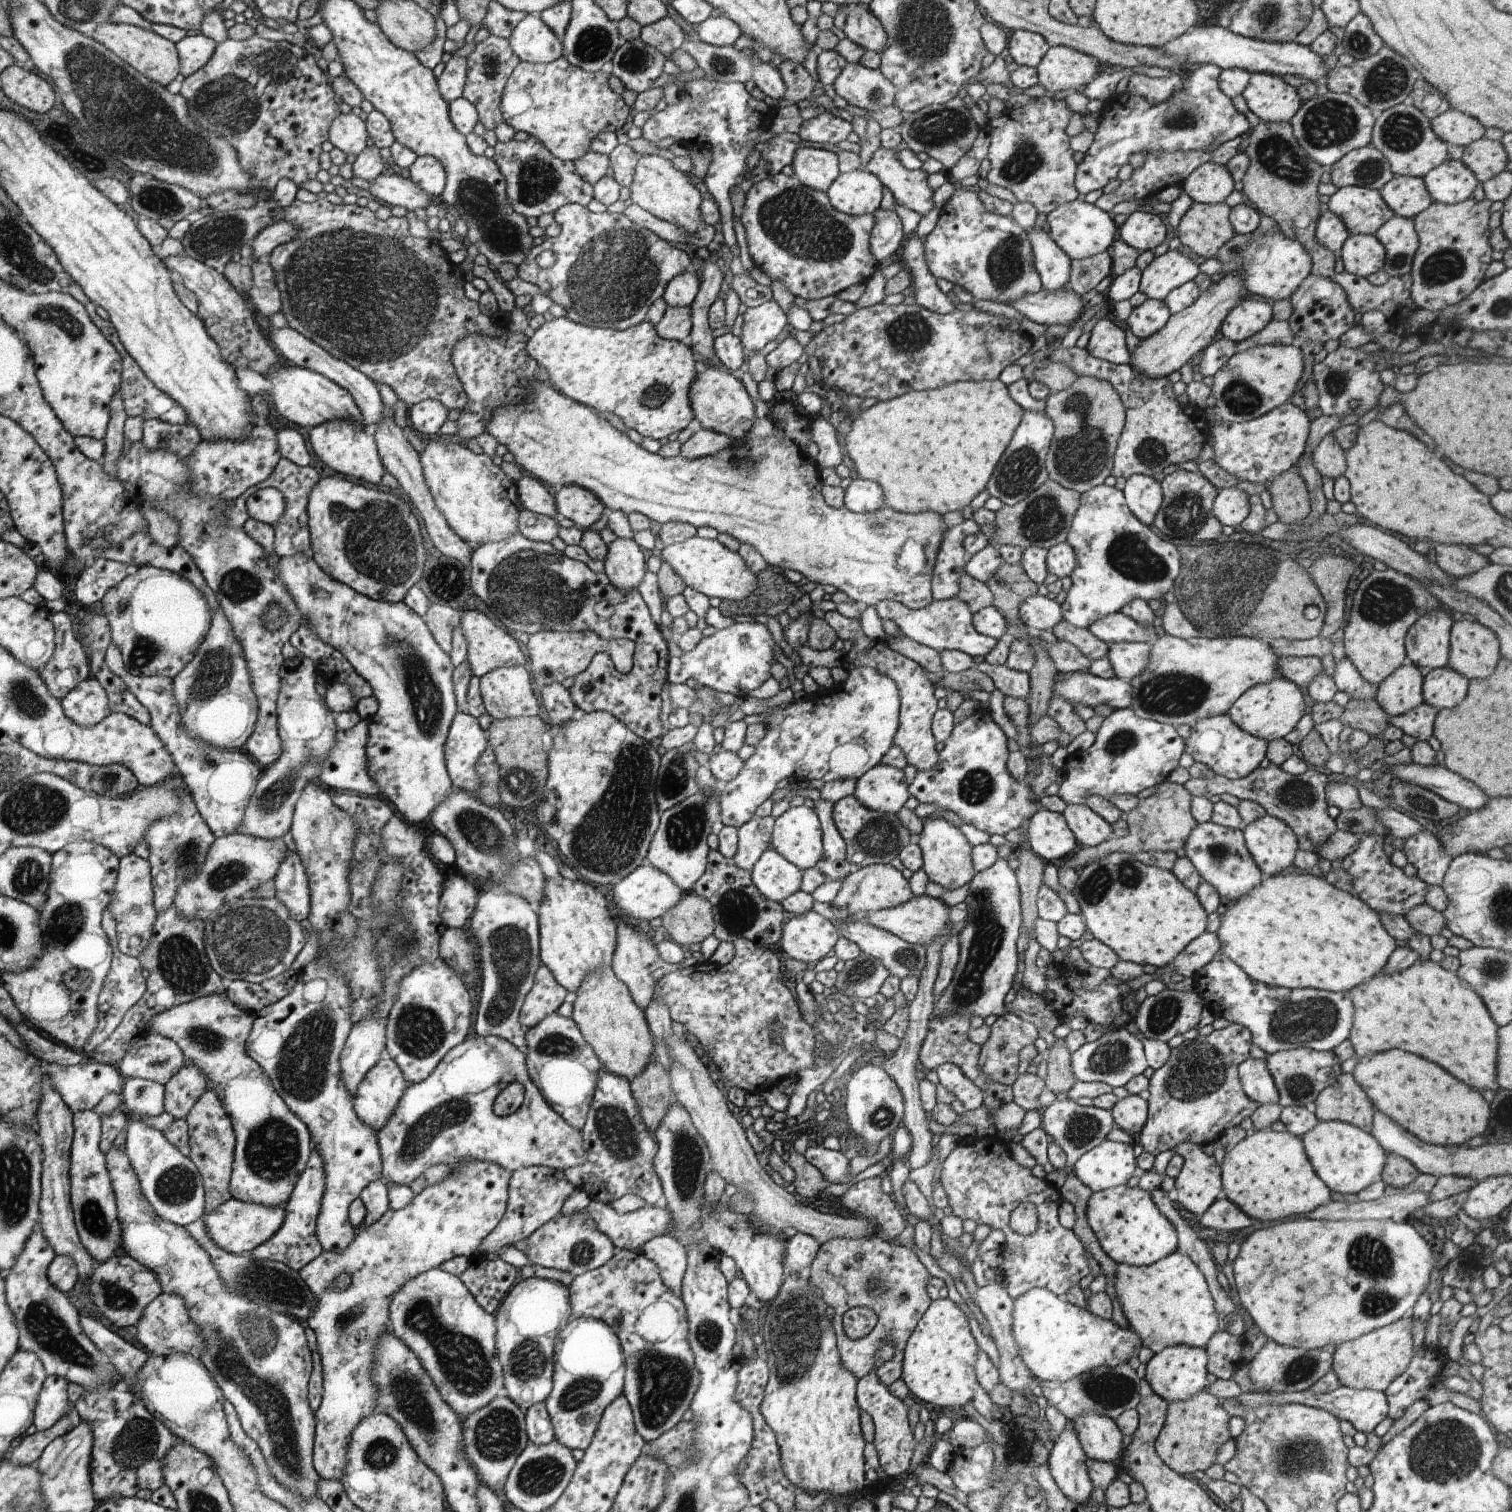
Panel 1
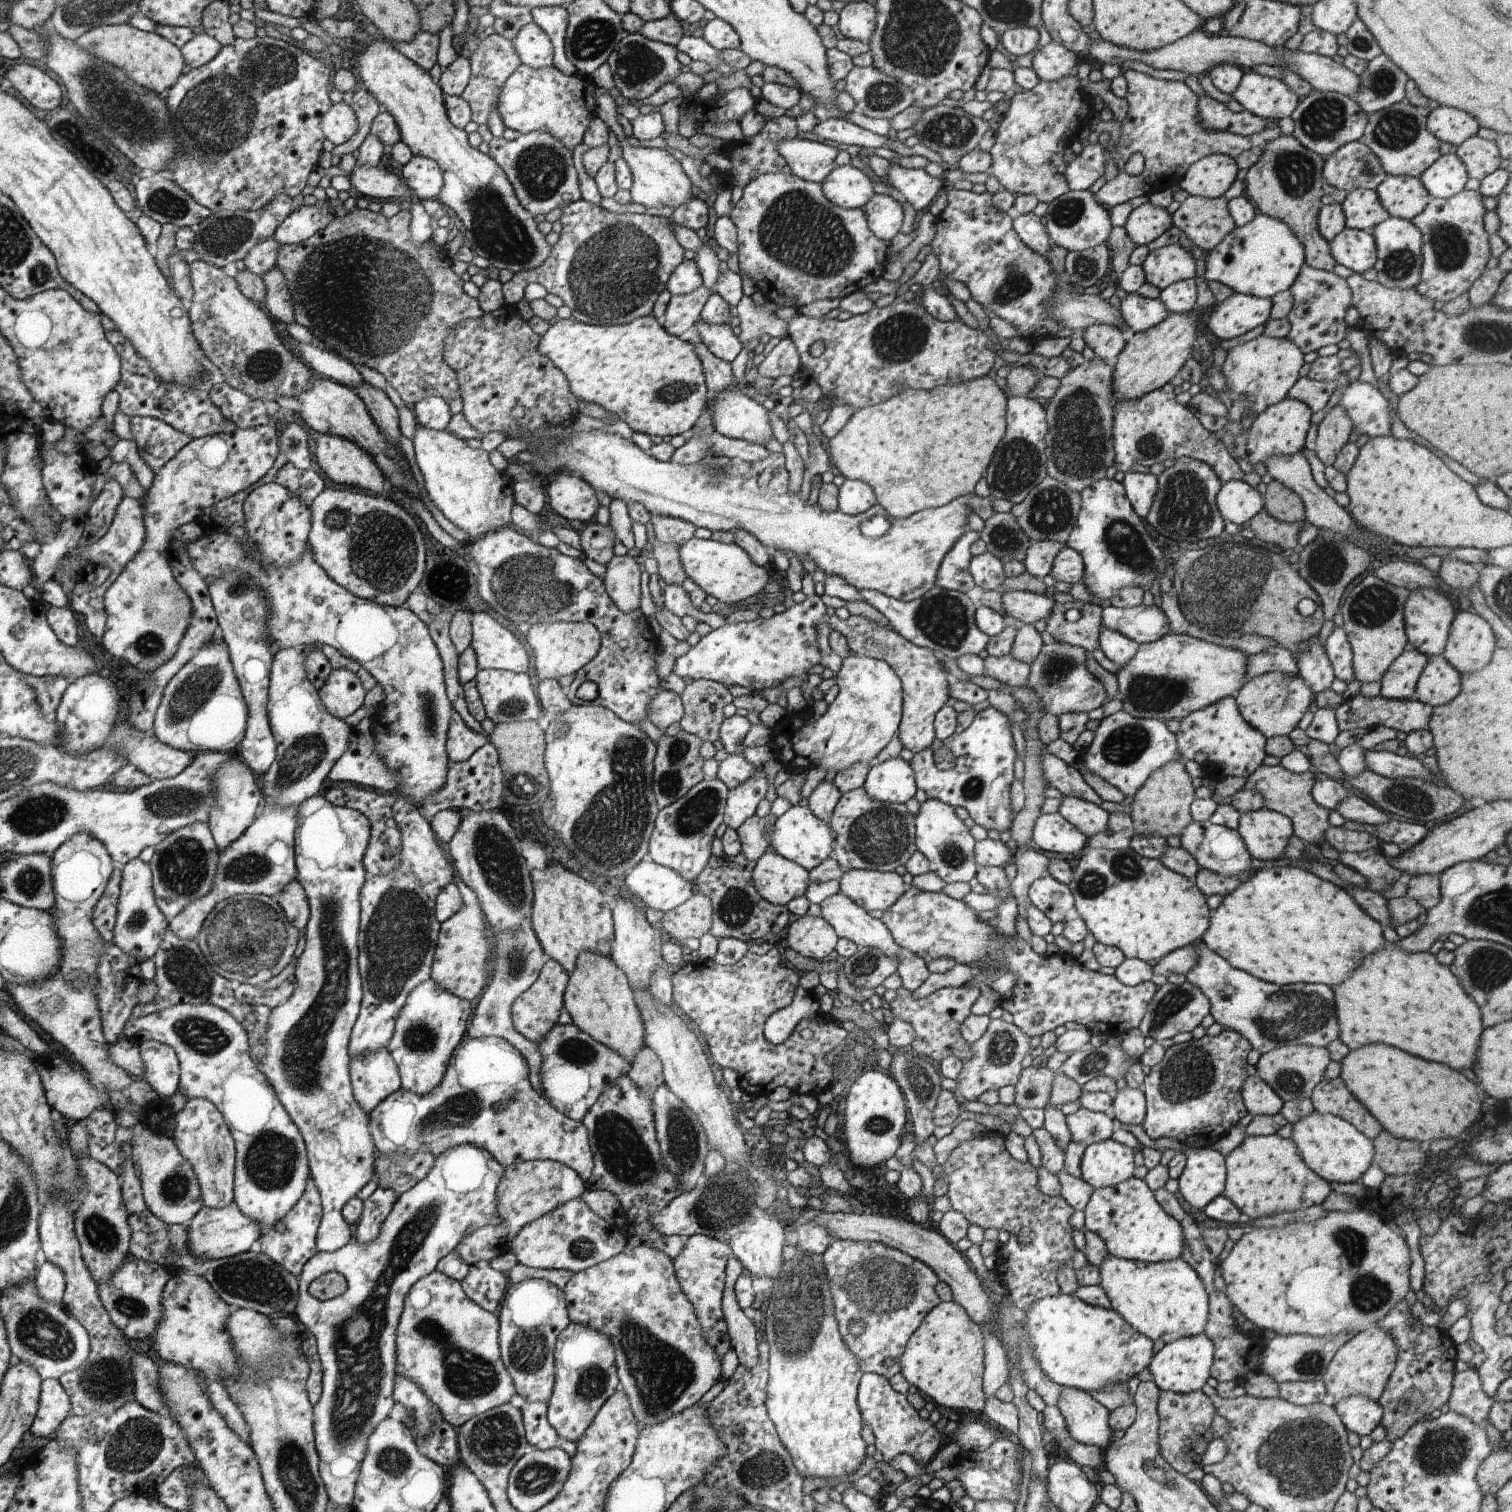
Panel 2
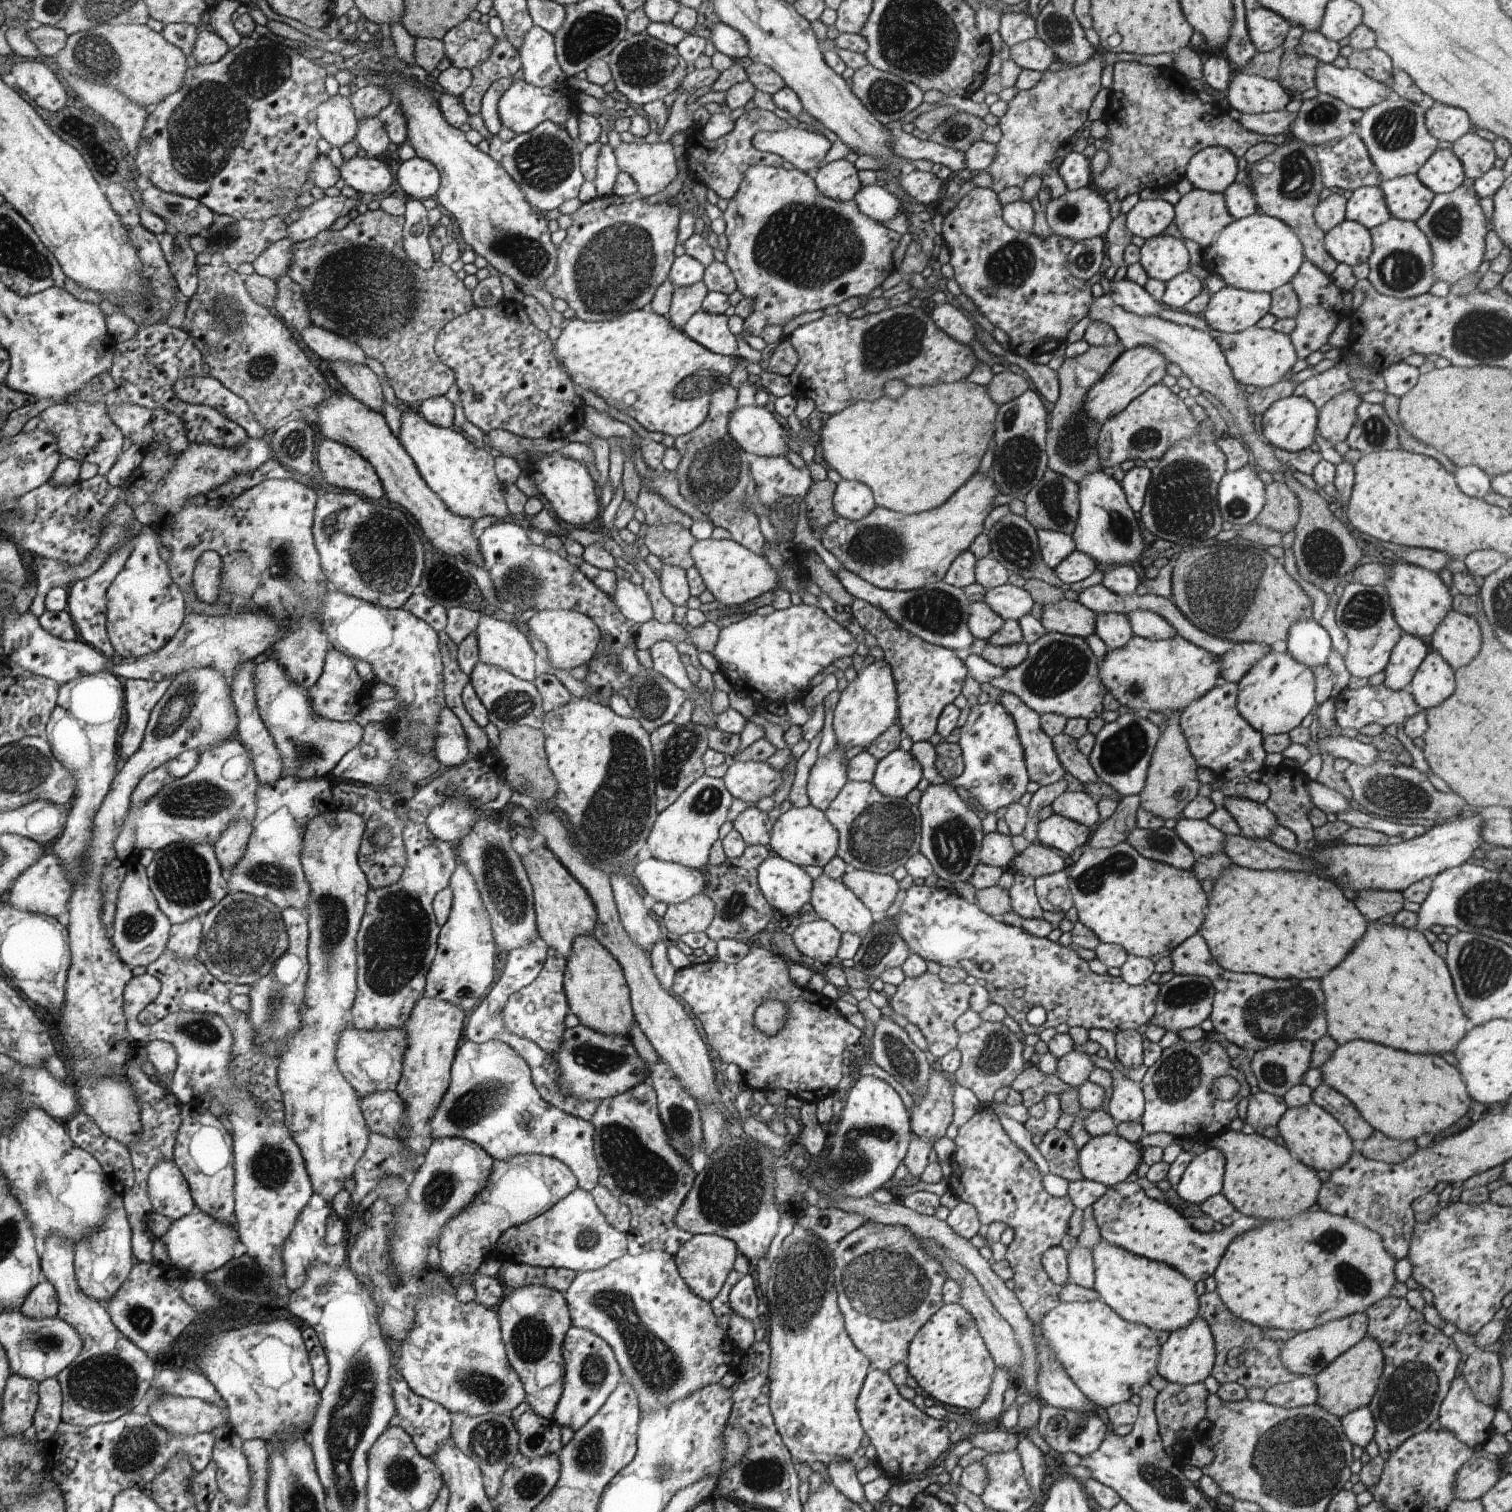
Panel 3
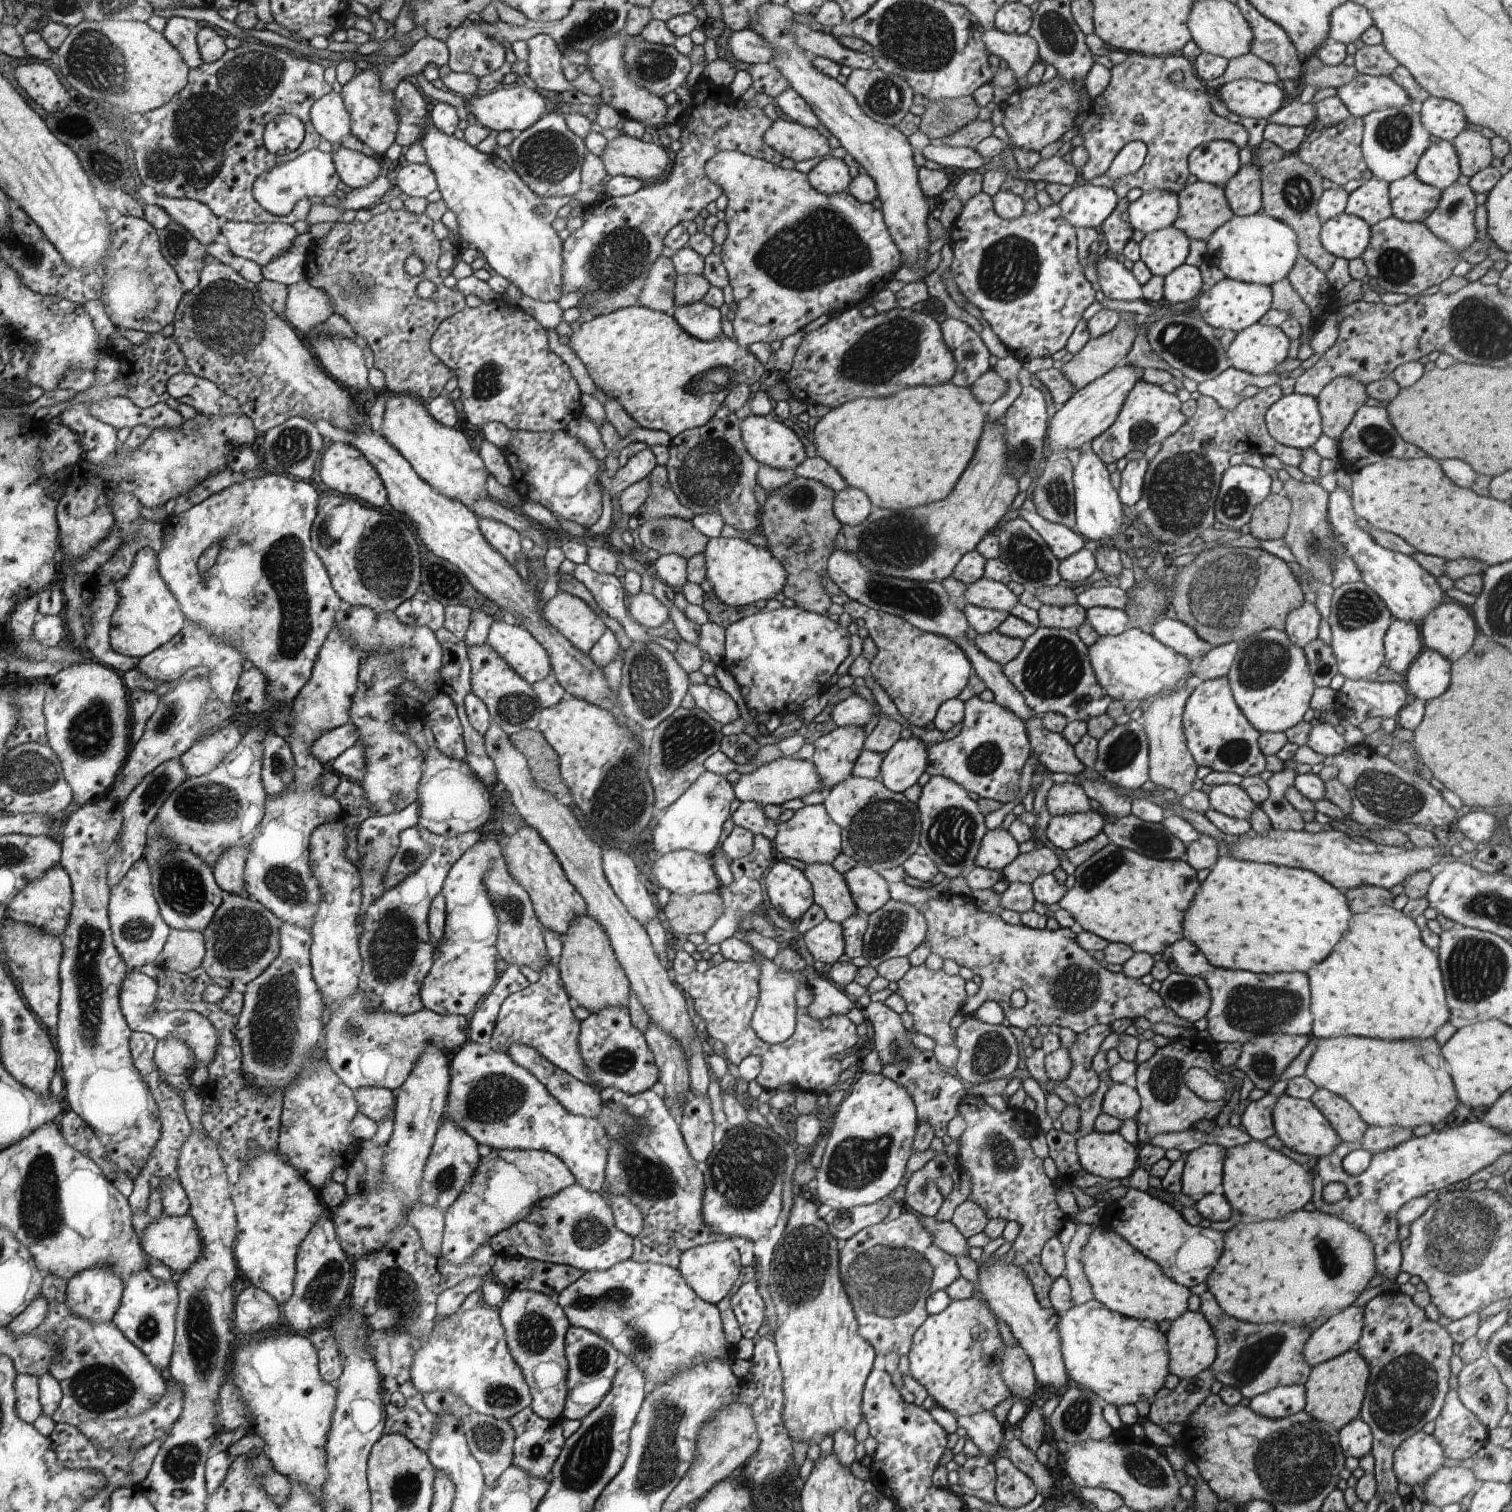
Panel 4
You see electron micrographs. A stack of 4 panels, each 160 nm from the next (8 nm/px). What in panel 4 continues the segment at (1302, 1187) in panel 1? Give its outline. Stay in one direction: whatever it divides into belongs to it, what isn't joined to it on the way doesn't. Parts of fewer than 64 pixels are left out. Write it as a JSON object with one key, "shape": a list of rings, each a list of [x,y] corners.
{"shape":[[[1256,1141],[1227,1149],[1223,1164],[1223,1183],[1220,1191],[1231,1204],[1231,1208],[1238,1210],[1244,1219],[1262,1220],[1285,1217],[1294,1211],[1303,1209],[1313,1197],[1312,1173],[1298,1162],[1290,1159],[1281,1151],[1270,1148],[1265,1141]]]}

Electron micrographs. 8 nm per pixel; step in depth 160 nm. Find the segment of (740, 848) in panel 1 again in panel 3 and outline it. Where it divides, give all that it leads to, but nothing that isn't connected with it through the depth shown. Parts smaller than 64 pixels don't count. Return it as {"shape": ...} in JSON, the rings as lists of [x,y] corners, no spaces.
{"shape":[[[750,805],[732,821],[732,826],[742,835],[747,845],[768,846],[772,827],[780,815],[779,806],[765,813],[756,805]]]}

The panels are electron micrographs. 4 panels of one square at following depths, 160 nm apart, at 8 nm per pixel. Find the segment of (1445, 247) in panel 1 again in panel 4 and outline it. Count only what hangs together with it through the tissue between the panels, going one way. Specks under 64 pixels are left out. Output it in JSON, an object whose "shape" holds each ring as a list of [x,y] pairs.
{"shape":[[[1468,184],[1450,185],[1441,192],[1438,206],[1424,224],[1461,256],[1461,252],[1477,238],[1474,227],[1476,206],[1476,194]]]}

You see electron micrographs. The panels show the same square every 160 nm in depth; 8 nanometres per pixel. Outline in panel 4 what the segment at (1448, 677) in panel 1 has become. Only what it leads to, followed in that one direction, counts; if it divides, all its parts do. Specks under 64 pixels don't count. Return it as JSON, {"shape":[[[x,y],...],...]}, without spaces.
{"shape":[[[1424,650],[1404,674],[1409,692],[1424,702],[1444,694],[1451,683],[1451,664],[1435,650]]]}

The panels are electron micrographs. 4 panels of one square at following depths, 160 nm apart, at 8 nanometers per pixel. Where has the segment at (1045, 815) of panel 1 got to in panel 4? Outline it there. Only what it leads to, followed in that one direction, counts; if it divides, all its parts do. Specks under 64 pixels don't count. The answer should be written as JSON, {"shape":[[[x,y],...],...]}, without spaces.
{"shape":[[[1096,810],[1051,817],[1046,836],[1056,848],[1067,851],[1103,831],[1104,813]]]}

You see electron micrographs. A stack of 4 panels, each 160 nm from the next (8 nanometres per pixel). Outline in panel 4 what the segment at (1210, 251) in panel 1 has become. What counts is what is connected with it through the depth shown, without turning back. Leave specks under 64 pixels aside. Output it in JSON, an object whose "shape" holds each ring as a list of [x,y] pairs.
{"shape":[[[1198,179],[1186,185],[1179,193],[1179,213],[1173,224],[1186,233],[1189,239],[1201,241],[1232,217],[1228,199],[1223,186]]]}

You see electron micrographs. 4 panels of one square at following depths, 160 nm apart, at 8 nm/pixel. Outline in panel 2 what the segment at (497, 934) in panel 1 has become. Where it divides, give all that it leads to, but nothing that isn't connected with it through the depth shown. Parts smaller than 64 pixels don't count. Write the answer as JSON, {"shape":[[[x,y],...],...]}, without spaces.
{"shape":[[[526,919],[520,929],[494,933],[498,938],[495,951],[495,977],[490,985],[490,990],[486,991],[474,1008],[473,1020],[469,1024],[468,1037],[481,1039],[486,1037],[500,1037],[517,1047],[518,1051],[528,1060],[529,1079],[532,1085],[542,1092],[541,1066],[543,1064],[543,1054],[537,1043],[527,1039],[514,1028],[514,1016],[512,1008],[516,1000],[522,996],[538,980],[541,970],[548,962],[549,958],[537,938],[531,921]]]}

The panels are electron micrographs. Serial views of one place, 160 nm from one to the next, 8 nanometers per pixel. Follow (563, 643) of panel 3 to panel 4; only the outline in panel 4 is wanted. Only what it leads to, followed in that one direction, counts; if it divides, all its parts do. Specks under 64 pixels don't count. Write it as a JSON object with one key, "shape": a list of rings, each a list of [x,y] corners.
{"shape":[[[562,590],[542,603],[542,616],[586,654],[606,634],[600,615],[580,597]]]}

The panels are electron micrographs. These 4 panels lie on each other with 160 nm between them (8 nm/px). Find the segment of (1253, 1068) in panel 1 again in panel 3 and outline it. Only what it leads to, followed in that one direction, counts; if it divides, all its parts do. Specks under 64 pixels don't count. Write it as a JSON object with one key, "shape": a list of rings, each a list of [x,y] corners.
{"shape":[[[1260,1091],[1248,1098],[1246,1122],[1260,1132],[1268,1127],[1276,1127],[1284,1111],[1289,1107],[1285,1097]]]}

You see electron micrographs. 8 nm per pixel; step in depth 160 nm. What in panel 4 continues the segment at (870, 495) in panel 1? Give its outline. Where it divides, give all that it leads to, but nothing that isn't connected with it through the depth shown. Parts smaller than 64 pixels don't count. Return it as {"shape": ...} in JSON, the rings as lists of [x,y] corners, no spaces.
{"shape":[[[847,486],[835,494],[833,502],[834,516],[842,525],[856,526],[864,522],[874,506],[869,496],[856,487]]]}

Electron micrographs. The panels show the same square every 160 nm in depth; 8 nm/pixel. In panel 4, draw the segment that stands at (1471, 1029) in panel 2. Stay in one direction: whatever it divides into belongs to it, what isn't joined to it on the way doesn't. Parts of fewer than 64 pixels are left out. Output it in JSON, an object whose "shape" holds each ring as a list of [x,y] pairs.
{"shape":[[[1390,905],[1367,908],[1353,913],[1352,926],[1344,938],[1334,946],[1332,954],[1324,962],[1308,970],[1310,992],[1312,992],[1312,1034],[1320,1039],[1348,1036],[1370,1036],[1370,1038],[1432,1038],[1436,1030],[1448,1022],[1446,992],[1440,974],[1439,956],[1421,939],[1414,918],[1403,910]]]}

